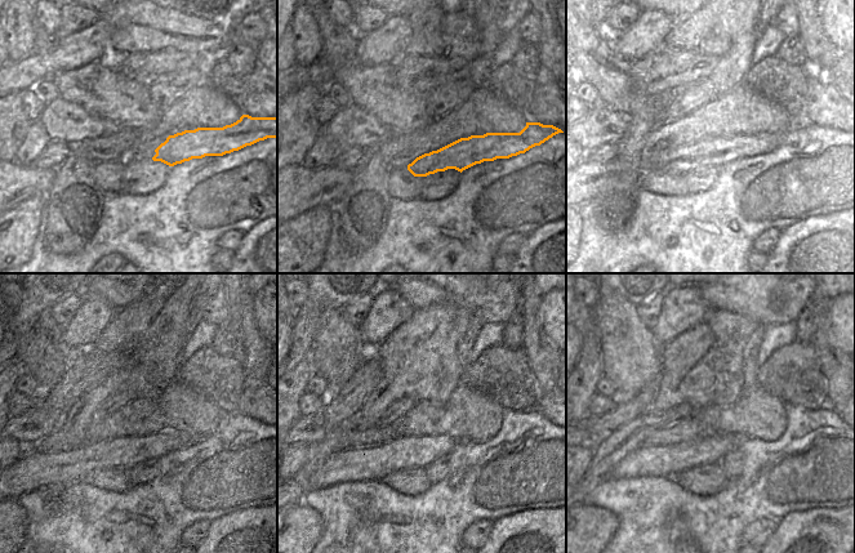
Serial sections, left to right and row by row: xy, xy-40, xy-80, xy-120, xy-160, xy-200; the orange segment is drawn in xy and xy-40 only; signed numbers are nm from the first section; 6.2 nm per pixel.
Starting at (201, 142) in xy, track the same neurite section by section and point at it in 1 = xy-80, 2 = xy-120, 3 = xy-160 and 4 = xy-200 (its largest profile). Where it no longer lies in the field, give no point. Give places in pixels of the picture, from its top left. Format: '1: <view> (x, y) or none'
1: xy-80 (764, 145)
2: xy-120 (34, 471)
3: xy-160 (353, 464)
4: xy-200 (667, 460)

